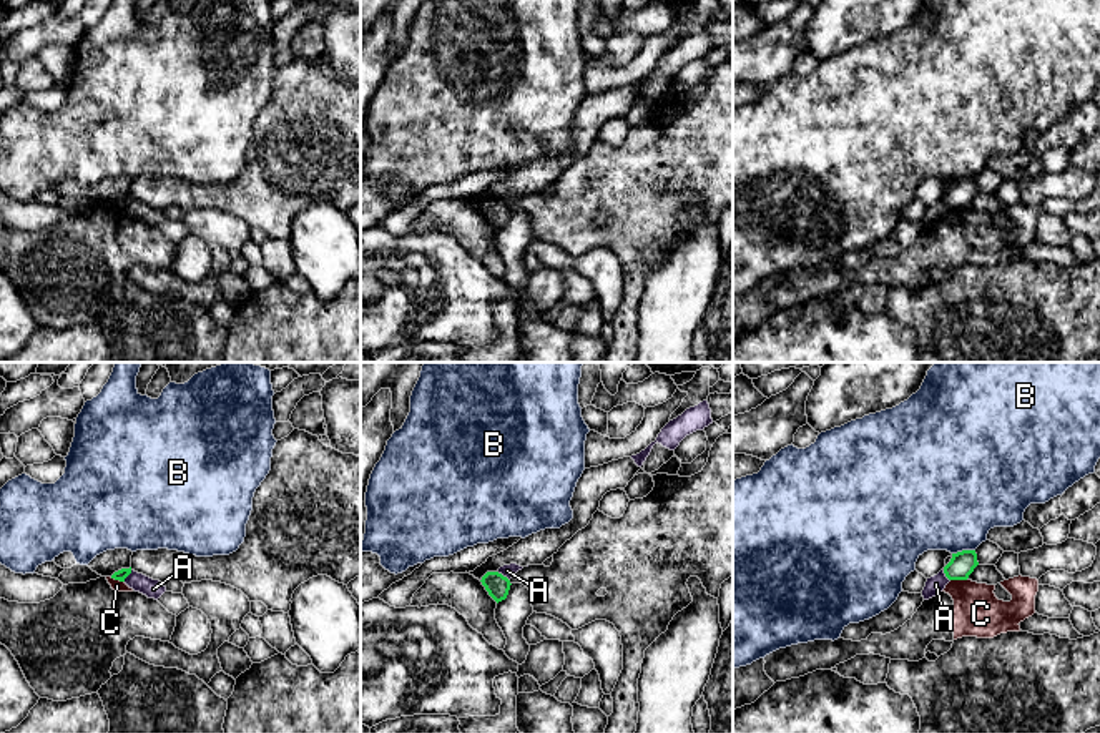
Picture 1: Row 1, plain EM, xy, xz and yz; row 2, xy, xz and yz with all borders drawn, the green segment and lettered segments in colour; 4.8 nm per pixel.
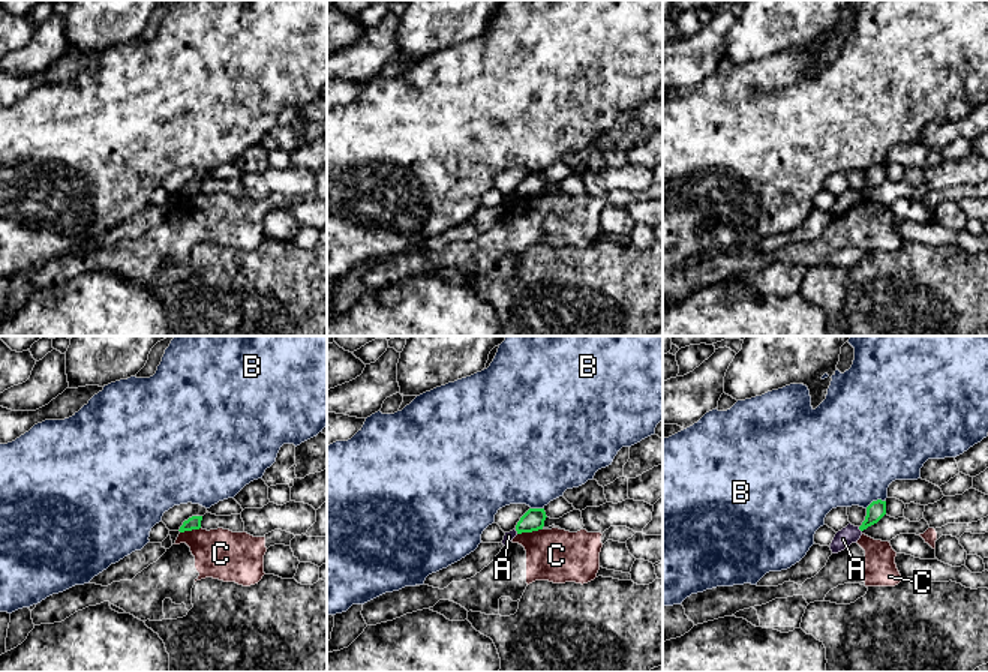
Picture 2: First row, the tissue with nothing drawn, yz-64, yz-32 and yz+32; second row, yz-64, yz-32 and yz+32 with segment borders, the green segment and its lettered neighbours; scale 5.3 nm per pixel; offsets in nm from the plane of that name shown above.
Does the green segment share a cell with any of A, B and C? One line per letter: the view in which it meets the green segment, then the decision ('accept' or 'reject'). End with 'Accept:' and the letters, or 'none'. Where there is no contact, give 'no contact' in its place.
A: xz | reject
B: yz | reject
C: yz | reject
Accept: none

